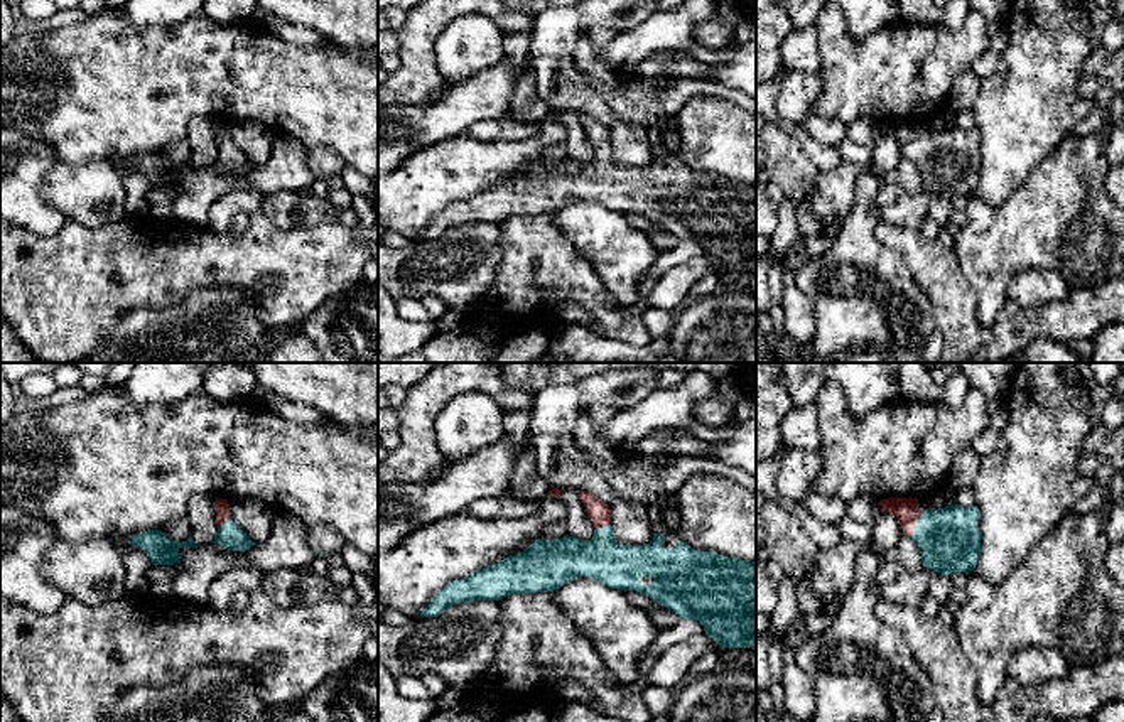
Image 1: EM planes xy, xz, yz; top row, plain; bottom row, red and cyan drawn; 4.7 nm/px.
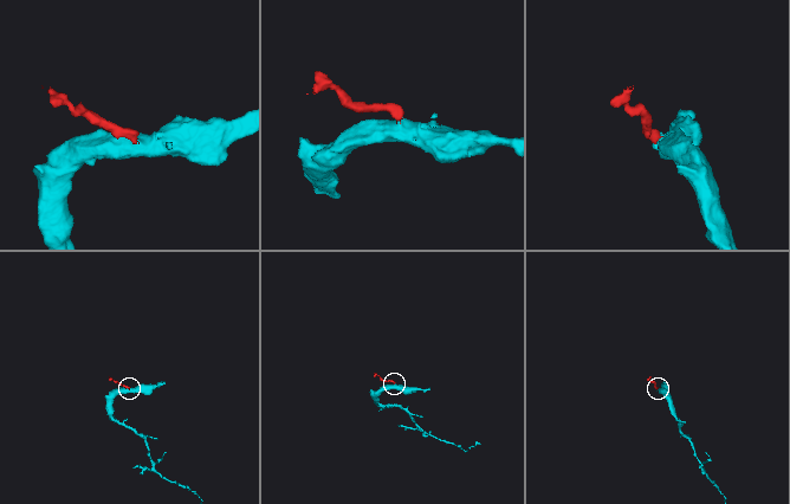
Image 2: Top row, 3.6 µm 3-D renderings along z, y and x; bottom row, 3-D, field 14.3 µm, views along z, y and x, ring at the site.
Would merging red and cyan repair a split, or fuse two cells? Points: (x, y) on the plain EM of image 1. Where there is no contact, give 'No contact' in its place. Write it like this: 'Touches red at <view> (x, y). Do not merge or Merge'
Touches red at yz (917, 144). Merge

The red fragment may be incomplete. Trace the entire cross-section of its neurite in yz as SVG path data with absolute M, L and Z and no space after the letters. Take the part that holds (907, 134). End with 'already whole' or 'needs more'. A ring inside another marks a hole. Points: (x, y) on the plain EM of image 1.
M888 120L879 123L881 133L898 140L903 159L911 159L921 175L923 189L942 197L969 196L981 177L977 128L918 132L916 120Z | needs more

